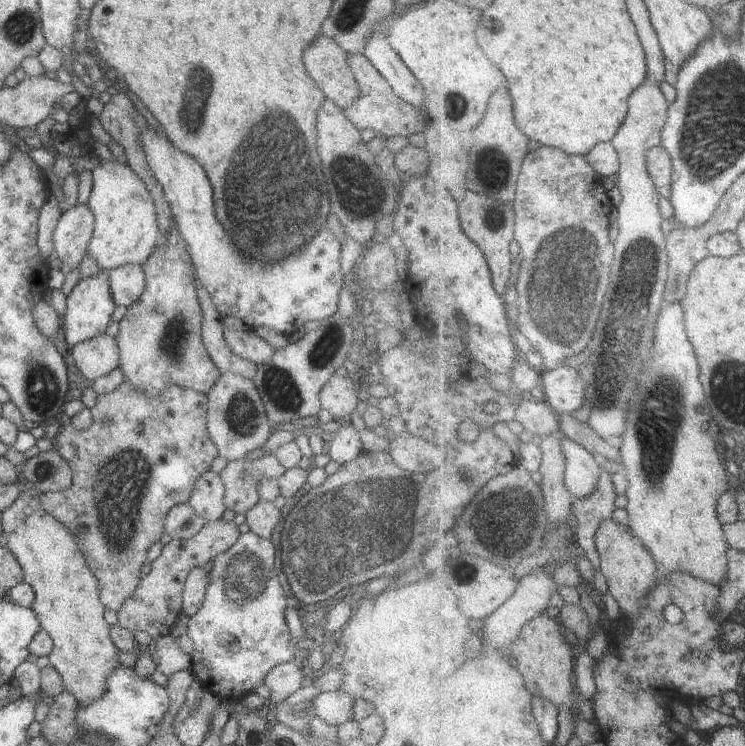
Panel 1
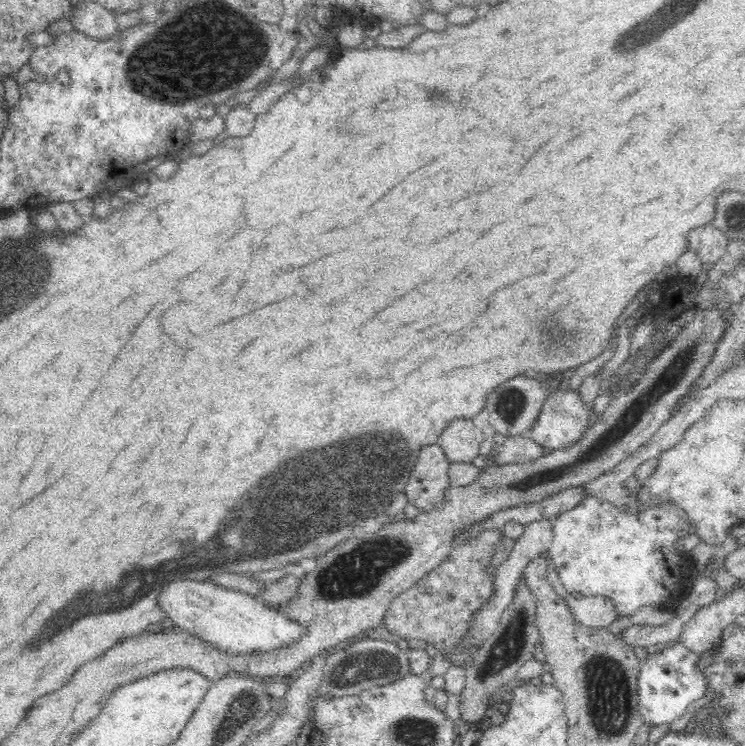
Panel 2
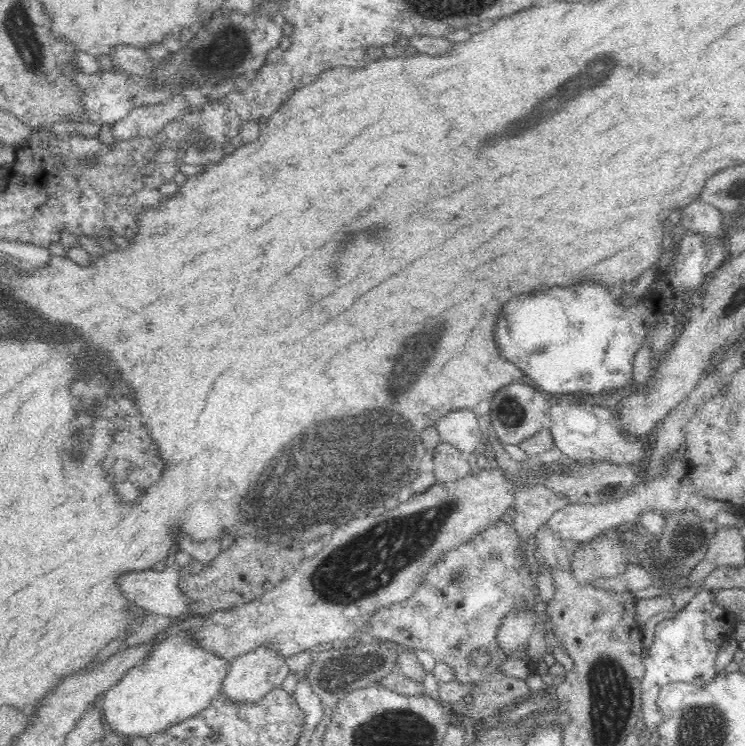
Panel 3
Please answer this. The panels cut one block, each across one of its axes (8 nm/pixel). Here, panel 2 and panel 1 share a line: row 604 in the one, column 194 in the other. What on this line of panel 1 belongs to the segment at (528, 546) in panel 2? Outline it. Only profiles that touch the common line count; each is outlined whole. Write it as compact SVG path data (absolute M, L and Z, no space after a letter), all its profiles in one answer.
M212 470L204 472L196 480L189 506L205 523L222 519L224 511L224 484L220 476Z

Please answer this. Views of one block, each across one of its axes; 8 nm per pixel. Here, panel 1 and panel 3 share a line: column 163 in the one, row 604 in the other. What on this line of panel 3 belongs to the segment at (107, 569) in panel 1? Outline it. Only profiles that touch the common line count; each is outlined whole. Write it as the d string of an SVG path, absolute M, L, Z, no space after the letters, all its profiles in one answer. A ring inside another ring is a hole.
M502 519L497 520L492 526L489 526L484 532L477 534L475 537L472 537L469 541L466 541L464 544L449 550L447 553L444 553L443 556L436 562L436 565L432 566L432 570L425 575L425 578L422 580L419 588L416 590L416 593L410 598L405 599L404 602L395 603L391 606L388 606L384 609L379 609L367 622L365 627L365 631L363 636L365 638L374 640L374 641L382 641L383 643L388 643L390 646L394 648L398 648L399 650L408 649L409 651L415 650L424 650L429 651L435 657L436 661L442 661L446 664L449 664L455 672L455 679L459 680L464 684L469 684L471 688L471 694L469 697L471 698L469 702L469 707L463 714L464 719L467 724L469 722L473 722L477 727L482 723L482 721L486 720L489 723L492 723L499 717L504 711L509 711L511 708L514 708L514 705L524 701L526 697L530 694L530 689L527 686L527 679L507 676L506 674L500 673L500 665L502 662L506 660L506 654L504 654L504 650L497 643L497 632L501 628L502 618L508 615L510 612L518 611L521 607L533 607L535 601L539 600L539 587L536 584L535 578L535 566L533 561L527 557L520 557L520 553L518 553L518 546L520 546L520 537L518 537L518 533L516 533L516 529L514 526L502 521ZM480 648L486 648L488 653L490 653L490 662L488 662L488 666L484 668L473 666L471 662L471 658L469 656L476 652L476 650L480 650Z

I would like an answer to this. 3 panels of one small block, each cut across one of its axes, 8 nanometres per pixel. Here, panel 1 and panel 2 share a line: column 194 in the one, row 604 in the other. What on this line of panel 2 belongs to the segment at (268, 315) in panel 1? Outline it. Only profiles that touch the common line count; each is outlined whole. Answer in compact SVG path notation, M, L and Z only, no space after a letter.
M187 579L172 582L160 596L159 606L161 610L164 610L165 615L172 619L176 627L228 654L272 653L295 644L309 632L306 626L301 626L298 621L287 618L281 610L266 604L262 598L242 594L236 590L231 590L228 586L218 585L215 579L207 581Z

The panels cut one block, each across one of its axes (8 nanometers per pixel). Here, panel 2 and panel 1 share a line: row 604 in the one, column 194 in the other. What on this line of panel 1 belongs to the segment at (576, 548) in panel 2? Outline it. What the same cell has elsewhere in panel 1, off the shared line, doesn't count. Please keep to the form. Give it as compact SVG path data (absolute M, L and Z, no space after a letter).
M251 531L240 533L231 548L213 559L202 606L188 620L187 634L194 646L190 654L193 677L200 682L203 692L216 696L221 703L238 703L244 696L264 685L266 674L272 672L272 668L300 660L299 651L294 645L295 639L286 624L287 598L278 580L274 560L276 548L271 540L264 540Z

